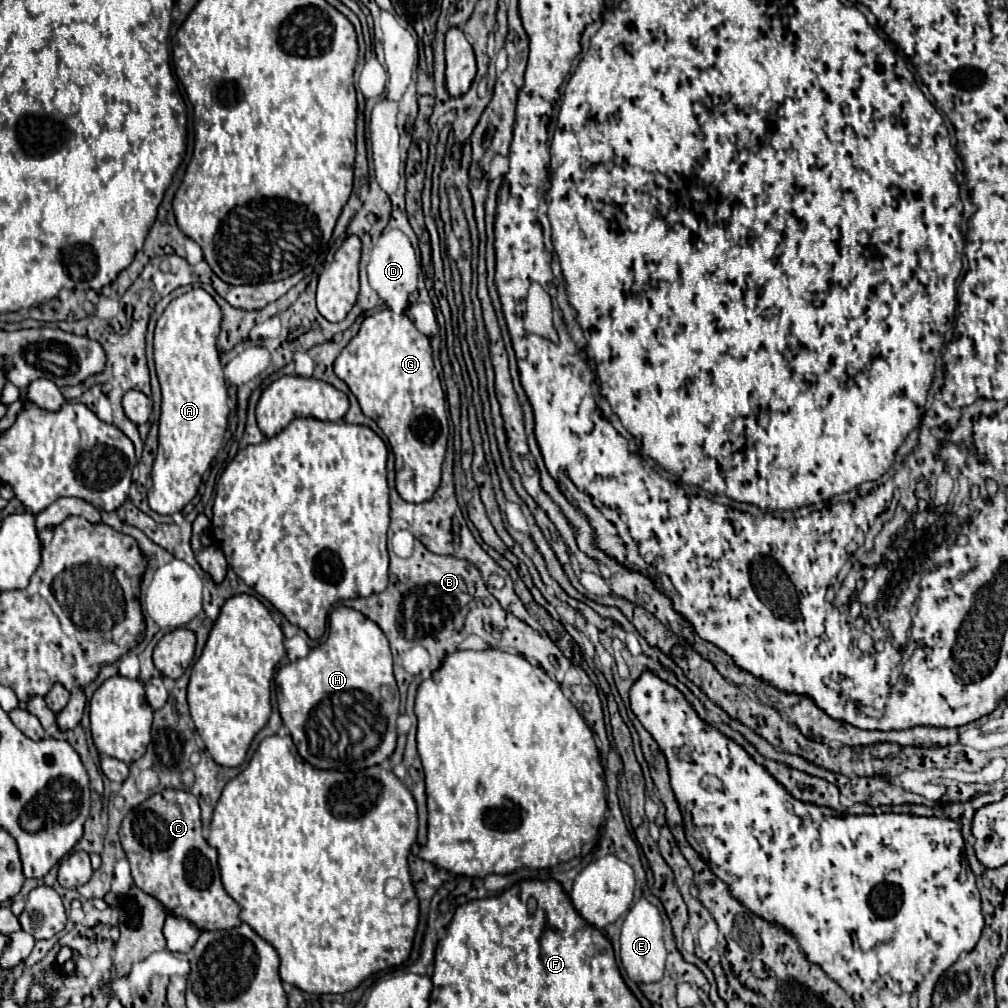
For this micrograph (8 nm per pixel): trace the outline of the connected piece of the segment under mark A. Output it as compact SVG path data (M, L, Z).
M191 289L173 299L156 323L153 354L163 401L149 507L159 515L181 511L197 495L203 473L221 449L221 439L227 429L229 397L217 351L219 325L221 309L203 289Z

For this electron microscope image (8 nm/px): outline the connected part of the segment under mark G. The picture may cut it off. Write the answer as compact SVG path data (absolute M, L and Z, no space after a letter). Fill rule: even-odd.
M383 309L363 319L359 333L335 359L335 375L347 383L351 393L357 397L363 415L371 417L387 437L395 453L395 485L399 495L409 503L429 501L441 481L441 463L447 449L447 413L445 393L439 375L433 367L429 337L423 335L407 315L391 313Z

